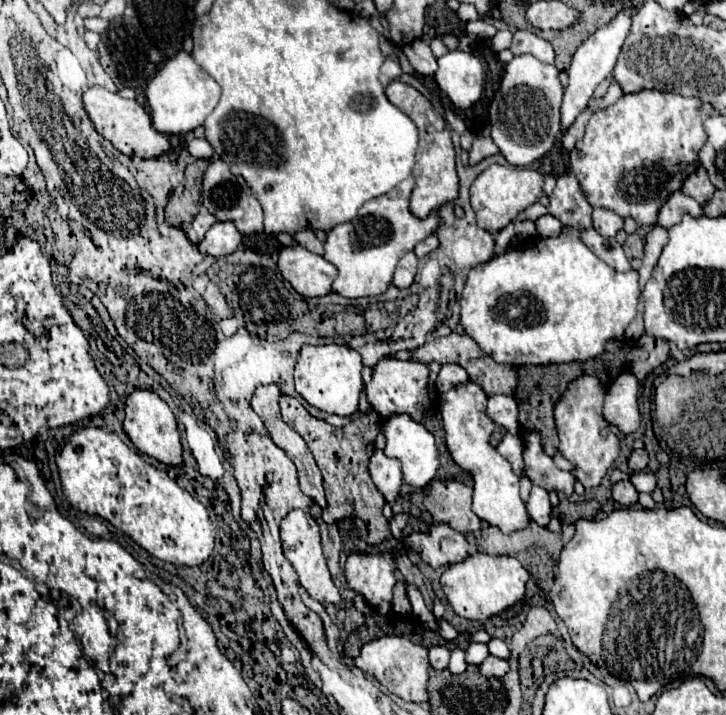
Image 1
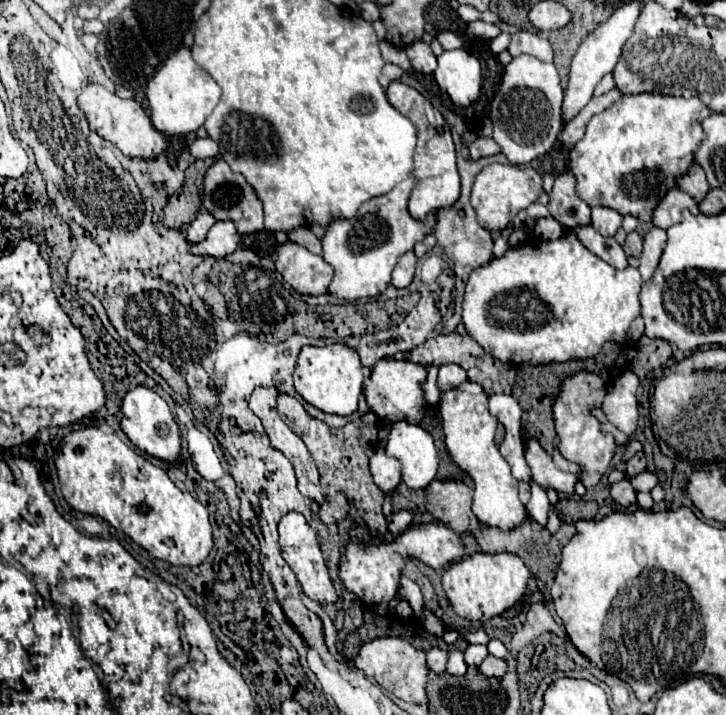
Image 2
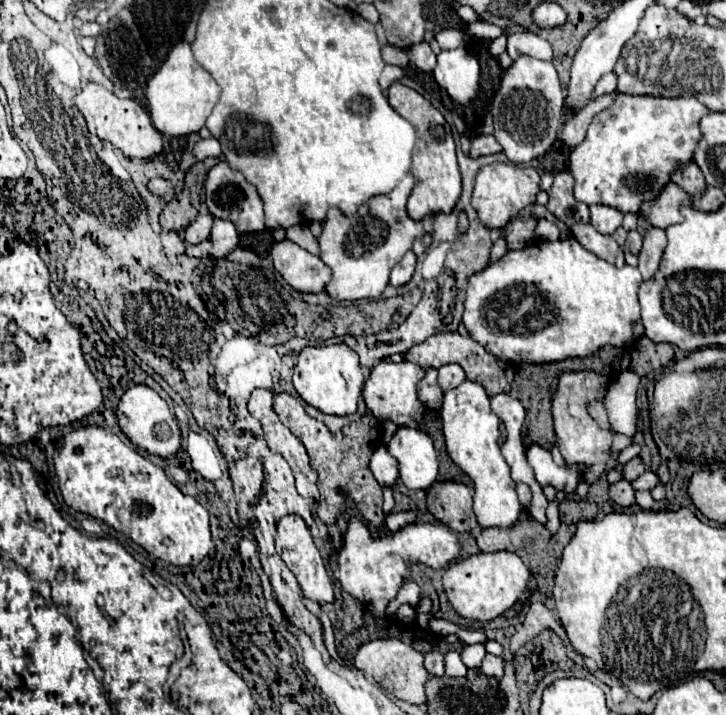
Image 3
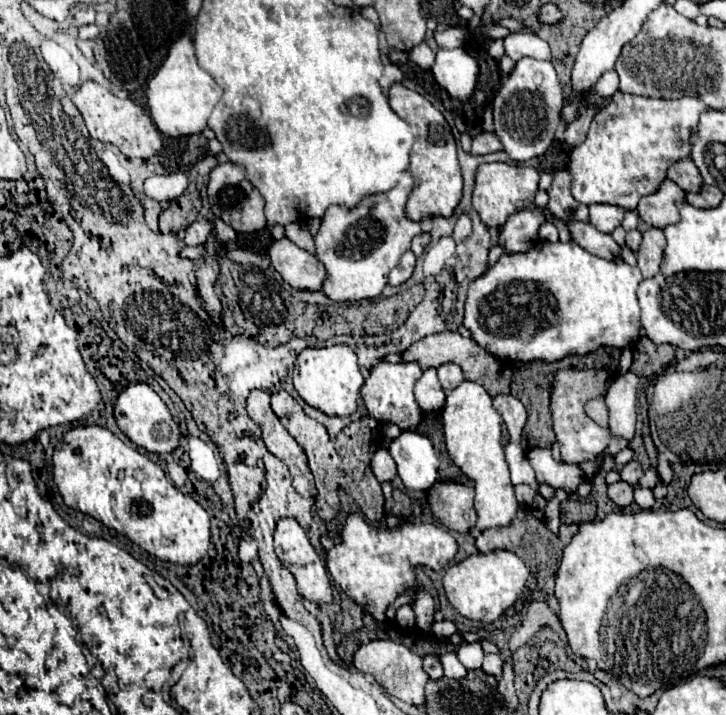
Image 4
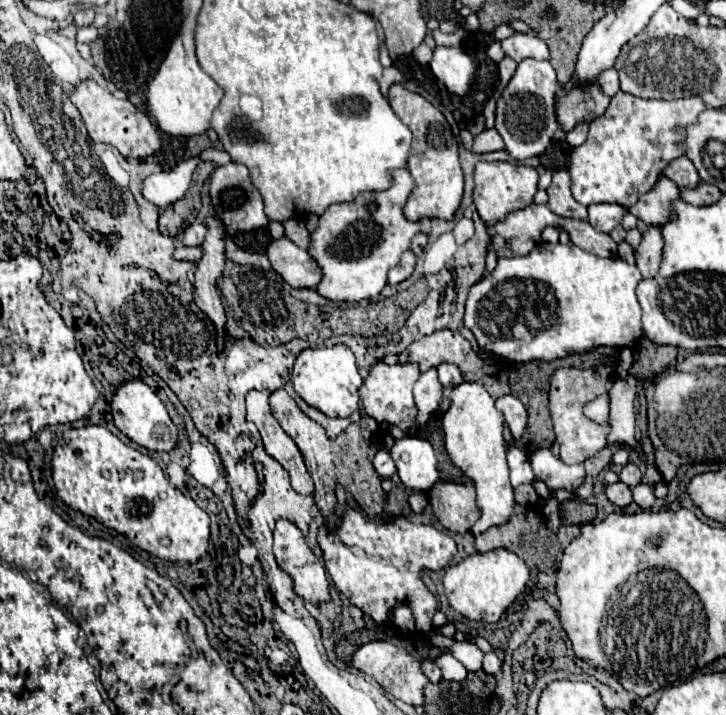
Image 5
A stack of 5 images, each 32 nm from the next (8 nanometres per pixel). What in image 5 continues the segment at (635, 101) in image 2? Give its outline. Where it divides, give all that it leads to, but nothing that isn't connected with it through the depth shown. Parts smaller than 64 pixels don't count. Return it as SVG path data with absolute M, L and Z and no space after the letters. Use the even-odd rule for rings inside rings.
M626 92L614 94L604 116L592 120L586 142L570 154L572 196L584 206L608 202L630 208L644 192L652 190L672 160L686 154L686 126L696 124L702 110L706 104L698 96L668 102L644 100Z

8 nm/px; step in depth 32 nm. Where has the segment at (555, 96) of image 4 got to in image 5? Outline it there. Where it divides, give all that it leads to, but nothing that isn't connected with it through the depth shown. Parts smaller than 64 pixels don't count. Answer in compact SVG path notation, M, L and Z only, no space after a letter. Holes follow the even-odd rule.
M526 58L518 64L502 96L510 112L502 112L502 98L498 98L496 102L496 130L506 144L506 152L514 160L528 160L532 156L540 156L552 142L552 136L558 128L554 112L558 90L560 84L556 80L556 72L548 60Z

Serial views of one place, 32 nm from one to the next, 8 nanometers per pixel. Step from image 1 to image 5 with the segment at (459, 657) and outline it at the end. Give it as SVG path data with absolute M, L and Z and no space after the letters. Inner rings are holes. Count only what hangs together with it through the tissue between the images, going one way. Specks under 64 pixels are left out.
M450 652L442 654L440 658L436 658L436 664L440 666L444 680L456 680L456 682L460 682L460 680L466 678L466 668Z

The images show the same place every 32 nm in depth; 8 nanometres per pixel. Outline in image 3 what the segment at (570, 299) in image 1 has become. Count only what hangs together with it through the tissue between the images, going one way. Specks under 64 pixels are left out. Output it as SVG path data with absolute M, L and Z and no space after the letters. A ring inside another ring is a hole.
M572 236L556 242L540 240L528 244L524 250L508 250L500 260L488 264L470 278L464 300L464 326L486 352L504 362L544 364L576 356L586 358L598 352L604 344L628 346L634 342L632 324L640 318L636 296L640 284L642 276L638 268L616 268L588 252Z

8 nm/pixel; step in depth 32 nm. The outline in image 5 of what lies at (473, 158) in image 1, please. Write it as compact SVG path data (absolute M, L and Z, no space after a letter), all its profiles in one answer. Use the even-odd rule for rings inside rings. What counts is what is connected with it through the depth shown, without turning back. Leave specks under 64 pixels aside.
M492 128L492 130L484 130L474 138L472 144L472 152L476 154L484 154L484 152L494 152L494 150L502 150L504 142L500 138L500 134Z

